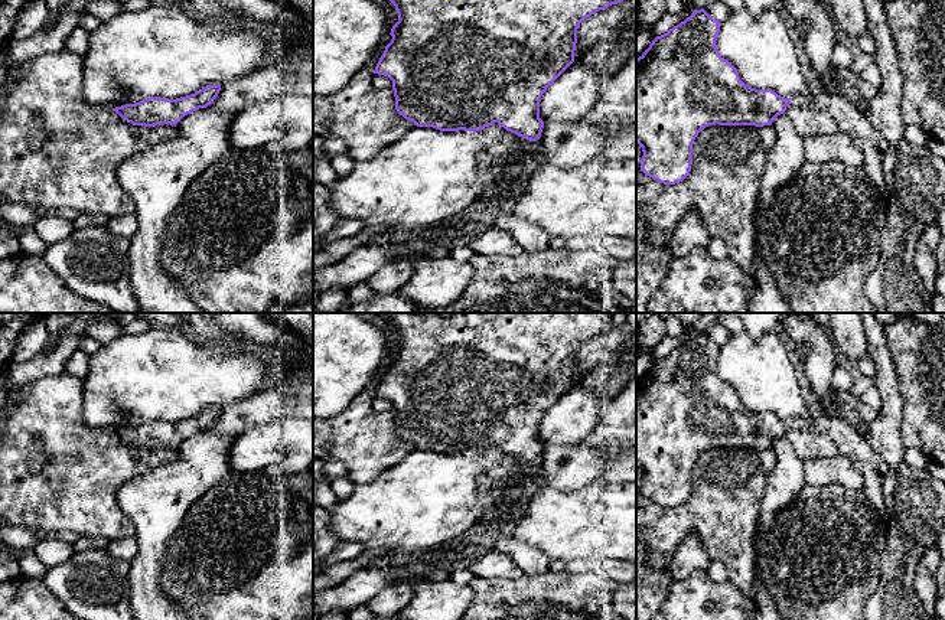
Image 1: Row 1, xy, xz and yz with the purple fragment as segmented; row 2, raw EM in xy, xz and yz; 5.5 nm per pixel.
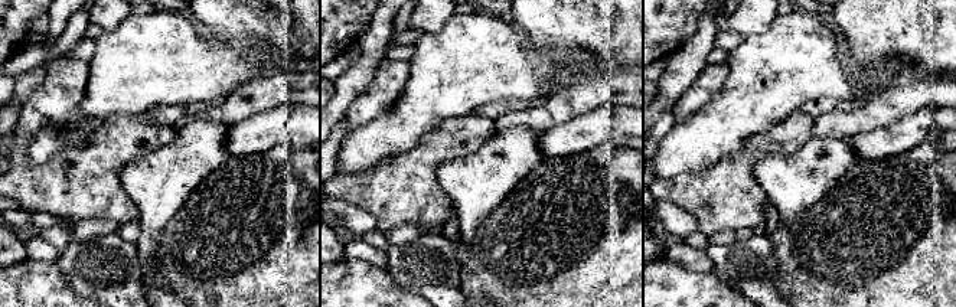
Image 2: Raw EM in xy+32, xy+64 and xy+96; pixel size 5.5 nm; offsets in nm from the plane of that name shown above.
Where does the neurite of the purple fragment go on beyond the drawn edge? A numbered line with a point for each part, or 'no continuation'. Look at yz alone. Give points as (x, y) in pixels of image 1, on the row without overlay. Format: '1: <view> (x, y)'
1: yz (850, 443)

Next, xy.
no continuation

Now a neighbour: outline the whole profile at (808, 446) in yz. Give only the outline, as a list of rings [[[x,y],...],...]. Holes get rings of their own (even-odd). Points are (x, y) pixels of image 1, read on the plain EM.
[[[789,427],[785,437],[789,440],[796,456],[802,461],[812,459],[831,459],[840,453],[835,443],[824,434],[814,434],[796,427]]]

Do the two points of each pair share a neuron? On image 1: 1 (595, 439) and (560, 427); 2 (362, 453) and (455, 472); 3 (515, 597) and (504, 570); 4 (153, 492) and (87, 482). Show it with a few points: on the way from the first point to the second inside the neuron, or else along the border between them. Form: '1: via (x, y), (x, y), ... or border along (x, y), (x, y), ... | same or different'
1: border along (606, 407), (600, 421), (585, 439) | different
2: border along (414, 449), (372, 480) | different
3: border along (522, 574), (514, 577), (475, 577) | different
4: border along (150, 469), (117, 490), (117, 505), (130, 519) | different

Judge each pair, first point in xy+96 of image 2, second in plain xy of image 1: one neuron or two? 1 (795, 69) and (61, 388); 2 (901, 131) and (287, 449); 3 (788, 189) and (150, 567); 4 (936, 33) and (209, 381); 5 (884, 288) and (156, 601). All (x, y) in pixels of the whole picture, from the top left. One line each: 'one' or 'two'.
1: two
2: one
3: one
4: two
5: two

